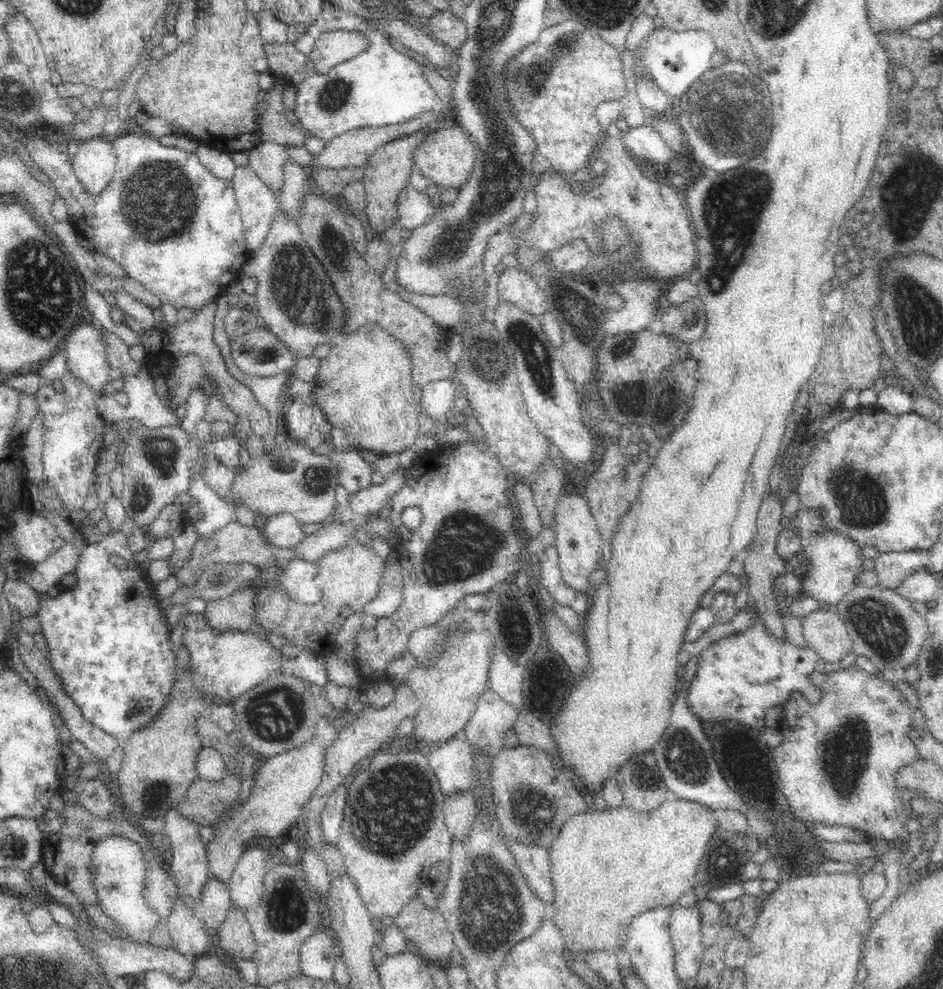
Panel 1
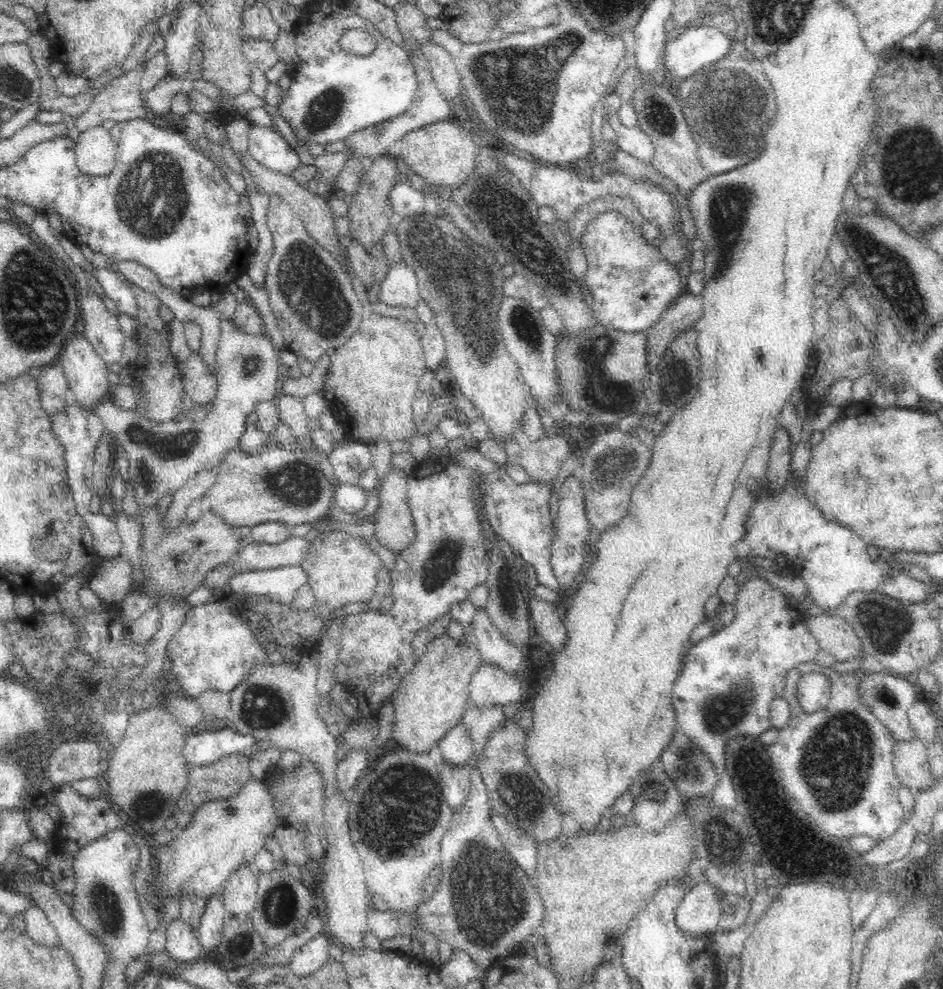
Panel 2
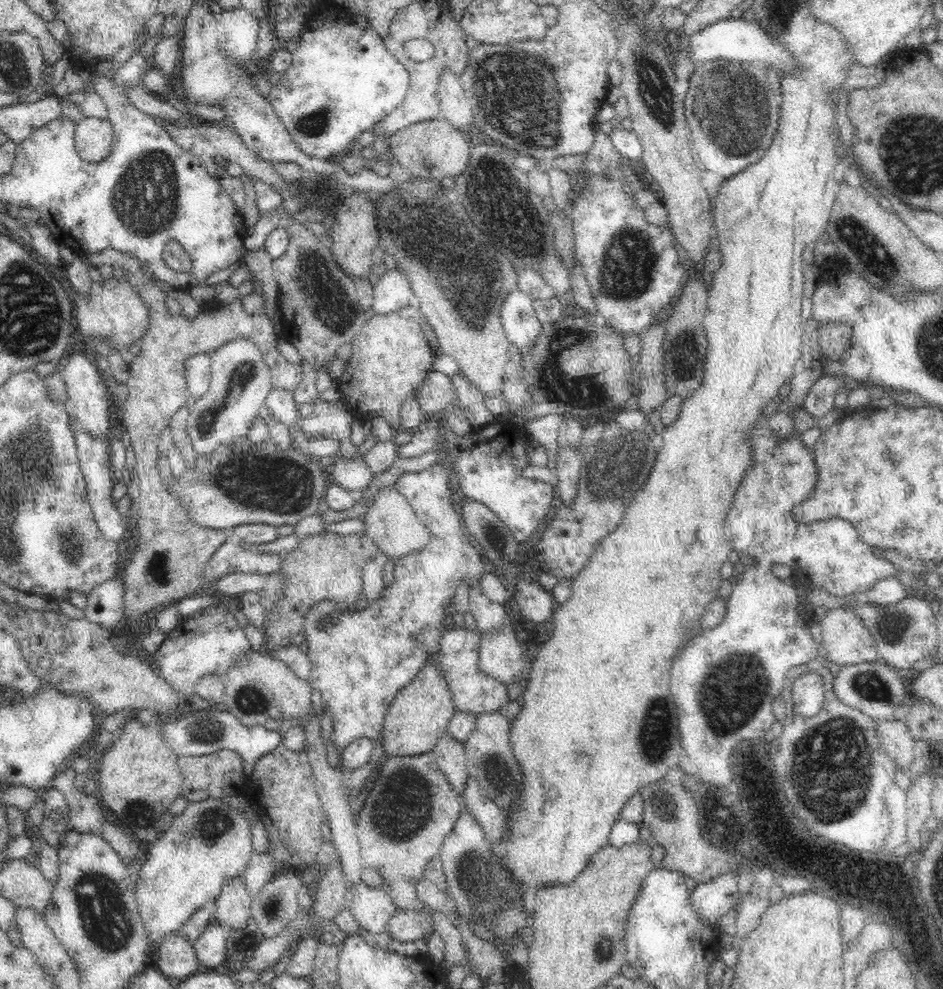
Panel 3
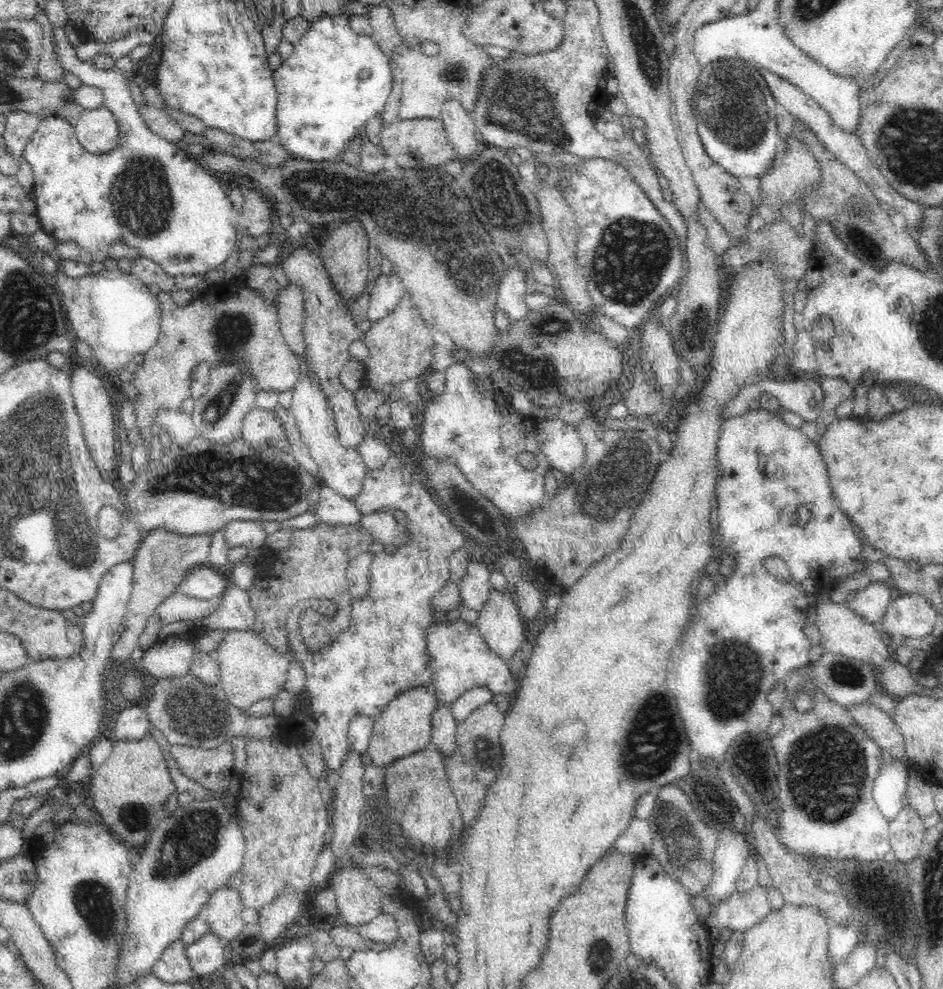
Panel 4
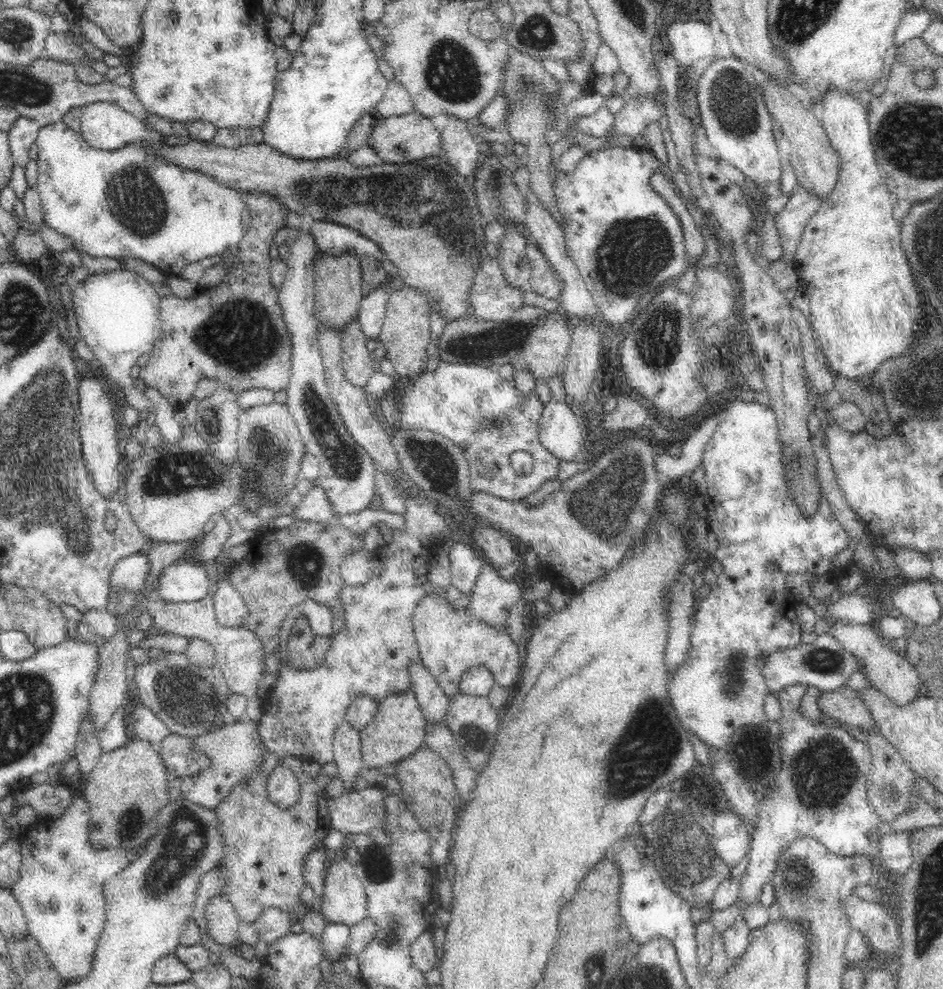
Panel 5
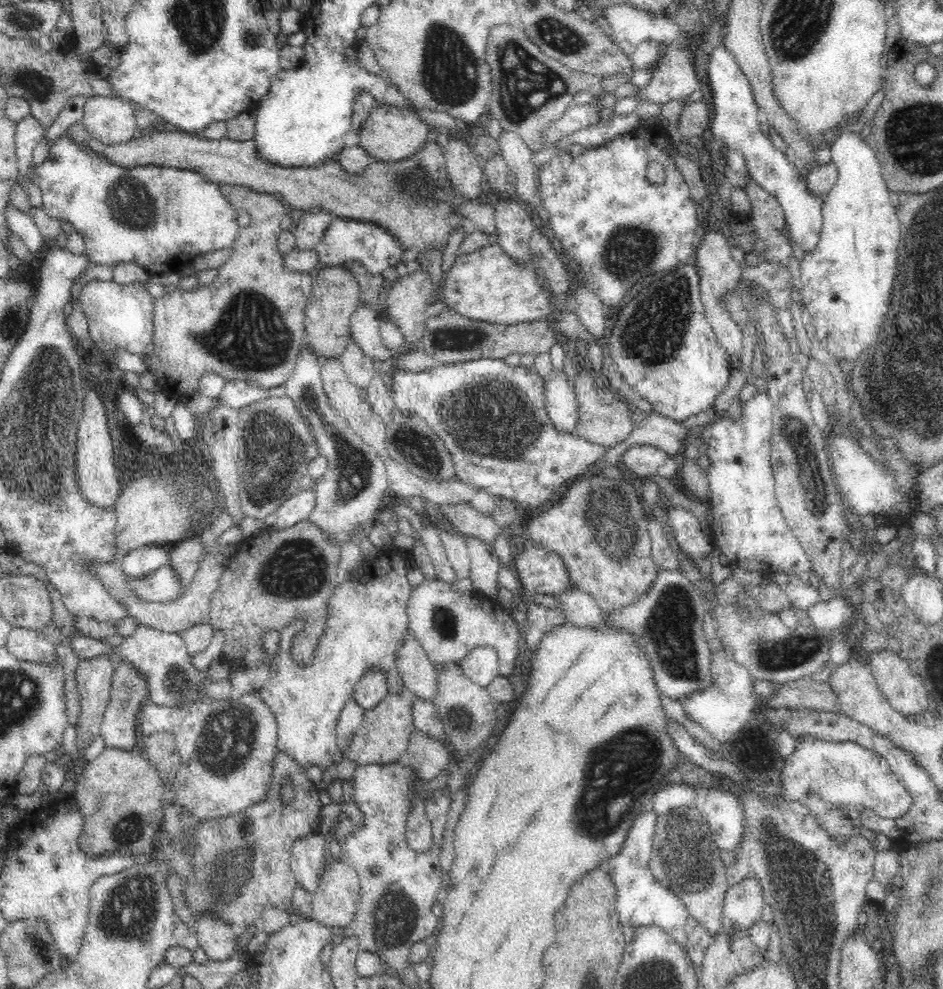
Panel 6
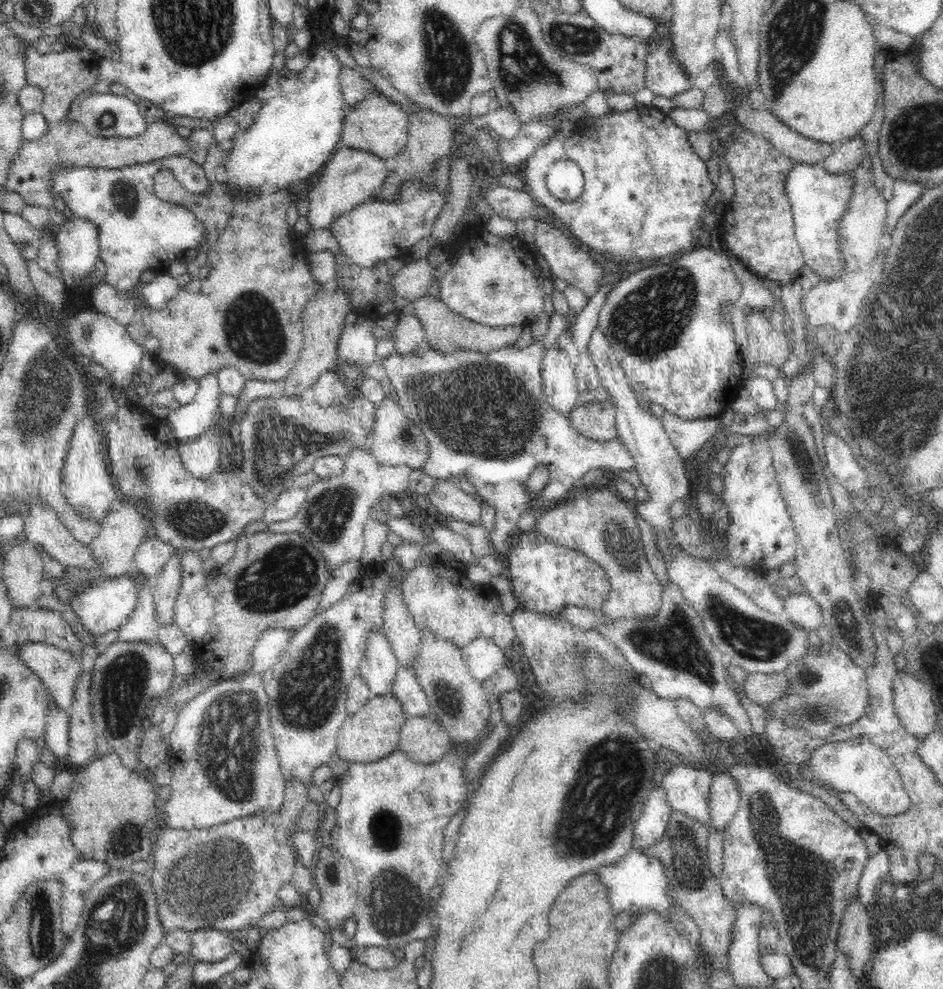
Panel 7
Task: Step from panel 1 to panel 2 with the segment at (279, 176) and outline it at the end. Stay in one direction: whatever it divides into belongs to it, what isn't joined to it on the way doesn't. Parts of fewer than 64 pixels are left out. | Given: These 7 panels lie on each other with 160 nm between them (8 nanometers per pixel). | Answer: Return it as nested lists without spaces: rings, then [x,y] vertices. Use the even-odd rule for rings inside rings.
[[[270,197],[267,225],[274,243],[265,277],[270,310],[281,329],[286,350],[314,363],[328,348],[337,349],[358,330],[367,314],[366,307],[358,300],[350,276],[340,269],[336,257],[313,239],[314,235],[308,233],[304,221],[284,198]]]

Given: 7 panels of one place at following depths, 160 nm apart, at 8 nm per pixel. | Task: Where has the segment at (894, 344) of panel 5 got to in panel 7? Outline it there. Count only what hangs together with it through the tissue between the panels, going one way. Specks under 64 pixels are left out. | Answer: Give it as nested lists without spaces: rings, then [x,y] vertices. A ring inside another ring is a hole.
[[[862,165],[851,170],[854,192],[838,223],[841,257],[846,265],[844,274],[836,279],[820,279],[816,286],[803,292],[803,305],[808,324],[813,331],[820,326],[831,326],[840,335],[850,332],[860,322],[862,300],[868,296],[870,290],[873,290],[881,274],[883,260],[882,257],[878,258],[878,254],[883,250],[886,256],[889,245],[888,238],[884,236],[887,199],[881,190],[874,186],[872,175],[872,171]]]

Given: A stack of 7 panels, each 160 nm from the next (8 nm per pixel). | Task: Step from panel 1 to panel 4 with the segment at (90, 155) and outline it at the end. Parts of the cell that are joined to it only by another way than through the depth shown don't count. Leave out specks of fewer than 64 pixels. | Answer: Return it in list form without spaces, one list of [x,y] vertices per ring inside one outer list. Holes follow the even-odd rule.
[[[104,106],[82,109],[74,129],[78,143],[90,154],[110,153],[118,146],[123,131],[113,111]]]

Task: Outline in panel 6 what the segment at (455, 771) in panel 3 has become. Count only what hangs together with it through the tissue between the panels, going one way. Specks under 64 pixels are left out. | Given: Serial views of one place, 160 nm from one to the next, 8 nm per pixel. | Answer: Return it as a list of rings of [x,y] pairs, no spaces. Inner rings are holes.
[[[410,630],[398,648],[396,666],[406,694],[433,702],[439,692],[437,670]]]

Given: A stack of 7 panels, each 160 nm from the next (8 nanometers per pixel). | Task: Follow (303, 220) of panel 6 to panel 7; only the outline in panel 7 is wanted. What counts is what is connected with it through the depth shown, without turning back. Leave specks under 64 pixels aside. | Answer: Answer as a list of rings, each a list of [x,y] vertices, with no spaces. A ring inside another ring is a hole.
[[[339,147],[323,166],[323,171],[318,184],[315,184],[308,194],[310,207],[307,219],[311,230],[329,228],[339,216],[372,199],[384,184],[388,167],[386,167],[386,160],[374,154]]]

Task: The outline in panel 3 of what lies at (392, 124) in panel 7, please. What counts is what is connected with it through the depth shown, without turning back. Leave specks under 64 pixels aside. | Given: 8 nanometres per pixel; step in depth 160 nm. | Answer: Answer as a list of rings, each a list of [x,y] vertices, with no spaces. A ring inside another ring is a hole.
[[[445,119],[408,126],[389,140],[391,153],[403,170],[424,179],[441,181],[448,176],[455,178],[468,167],[471,156],[472,144],[468,142],[467,136],[456,131]]]

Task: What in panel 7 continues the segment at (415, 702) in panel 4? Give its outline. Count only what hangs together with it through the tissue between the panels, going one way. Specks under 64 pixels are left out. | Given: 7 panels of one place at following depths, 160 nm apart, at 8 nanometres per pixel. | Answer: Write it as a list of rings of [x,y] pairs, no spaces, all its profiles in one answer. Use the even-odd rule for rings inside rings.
[[[392,693],[373,696],[356,714],[346,717],[346,722],[338,731],[336,752],[348,764],[377,762],[387,758],[397,750],[402,724],[407,717],[402,703]]]

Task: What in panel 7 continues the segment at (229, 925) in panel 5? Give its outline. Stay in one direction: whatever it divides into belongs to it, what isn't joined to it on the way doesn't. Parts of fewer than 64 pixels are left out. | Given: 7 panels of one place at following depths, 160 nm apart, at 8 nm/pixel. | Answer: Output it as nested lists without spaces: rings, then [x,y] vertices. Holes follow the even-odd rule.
[[[198,929],[191,931],[191,956],[195,962],[218,962],[234,952],[227,931]]]

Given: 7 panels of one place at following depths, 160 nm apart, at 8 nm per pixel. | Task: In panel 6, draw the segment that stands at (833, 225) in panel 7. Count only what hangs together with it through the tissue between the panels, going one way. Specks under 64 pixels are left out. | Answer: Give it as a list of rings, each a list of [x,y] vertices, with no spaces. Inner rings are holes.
[[[722,45],[716,47],[708,60],[708,84],[712,94],[711,108],[714,116],[710,122],[710,132],[714,138],[722,140],[728,148],[736,151],[744,157],[746,169],[754,182],[762,187],[766,193],[772,195],[782,207],[785,220],[789,224],[789,232],[792,234],[797,246],[804,252],[814,250],[819,241],[822,230],[823,218],[822,204],[826,195],[818,195],[812,191],[806,192],[804,181],[799,178],[797,162],[790,156],[784,156],[780,150],[771,143],[770,136],[764,136],[760,131],[760,124],[764,122],[763,114],[754,100],[752,87],[748,77],[740,68],[733,53],[724,49]]]

